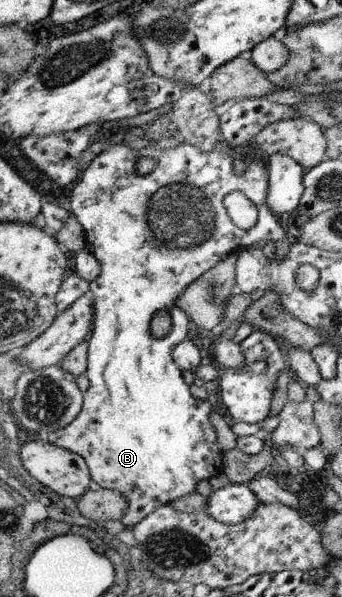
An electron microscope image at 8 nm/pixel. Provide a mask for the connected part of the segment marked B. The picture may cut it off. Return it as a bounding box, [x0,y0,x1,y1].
[48,143,294,528]

